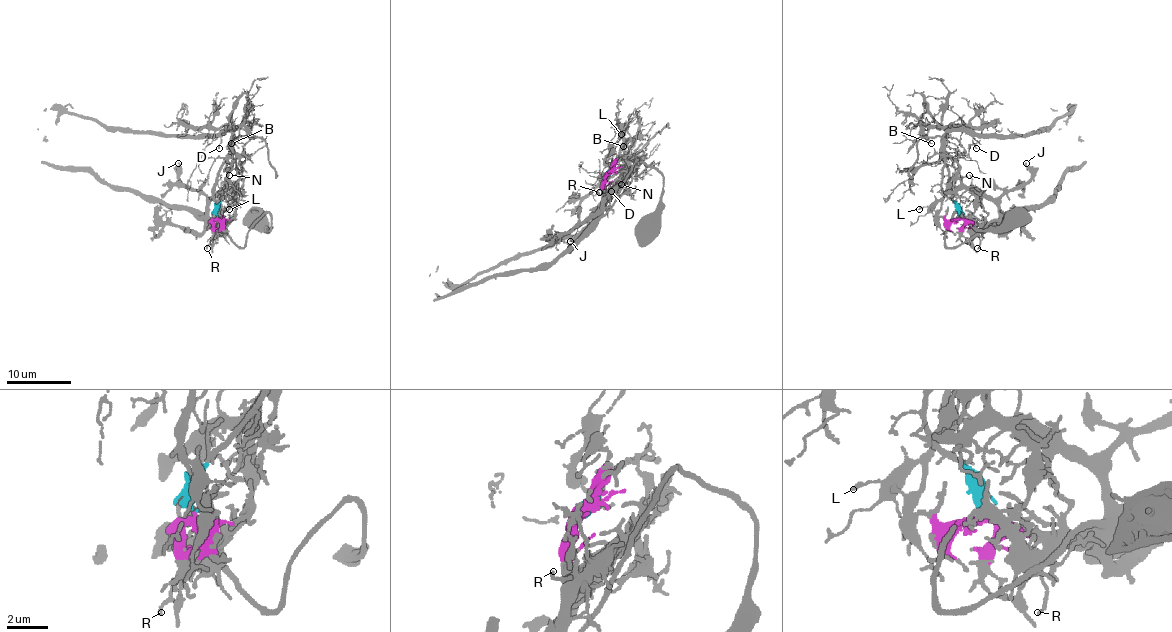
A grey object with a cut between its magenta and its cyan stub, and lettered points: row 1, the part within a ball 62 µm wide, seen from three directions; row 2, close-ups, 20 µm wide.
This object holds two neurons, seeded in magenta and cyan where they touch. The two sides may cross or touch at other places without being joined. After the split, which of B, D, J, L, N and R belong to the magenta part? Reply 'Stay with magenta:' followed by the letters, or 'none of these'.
Stay with magenta: J, N, R

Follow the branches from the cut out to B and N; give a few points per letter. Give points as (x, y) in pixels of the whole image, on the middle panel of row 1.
B: (610, 174), (619, 159), (631, 156), (631, 159), (624, 159), (631, 140), (623, 146)
N: (610, 174), (606, 177), (605, 202), (621, 184)

